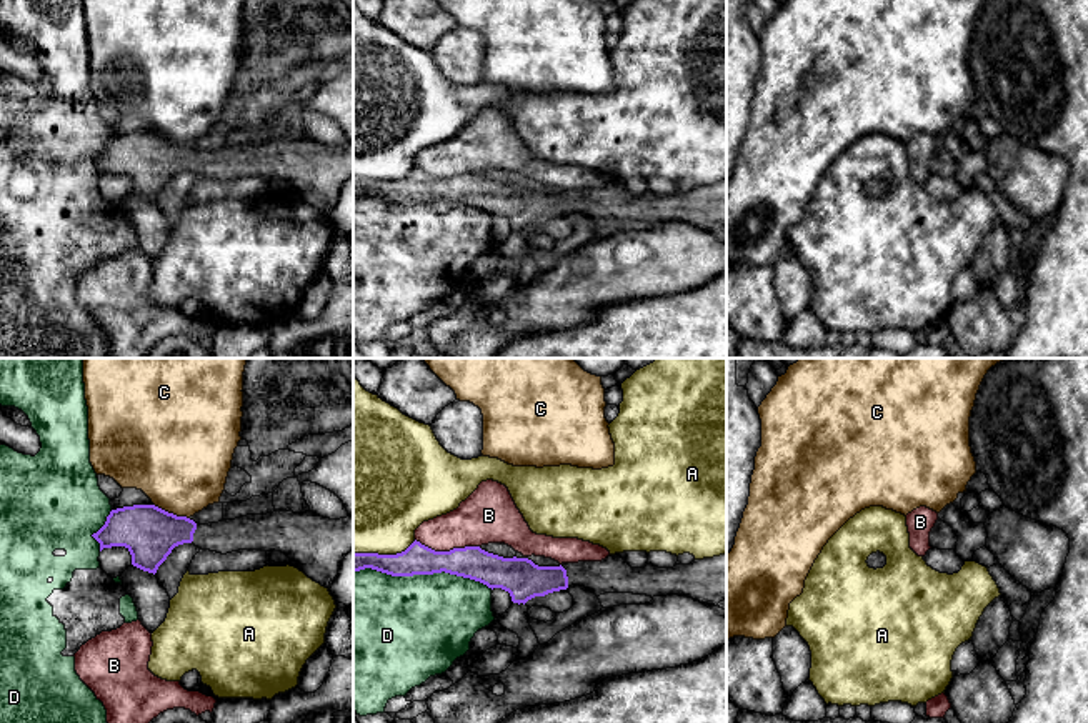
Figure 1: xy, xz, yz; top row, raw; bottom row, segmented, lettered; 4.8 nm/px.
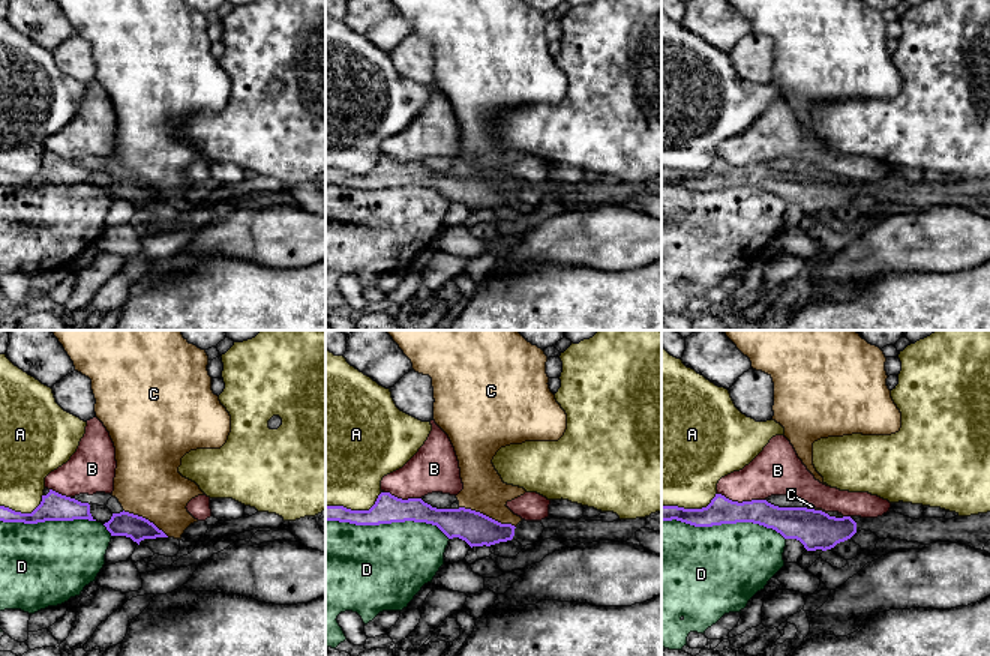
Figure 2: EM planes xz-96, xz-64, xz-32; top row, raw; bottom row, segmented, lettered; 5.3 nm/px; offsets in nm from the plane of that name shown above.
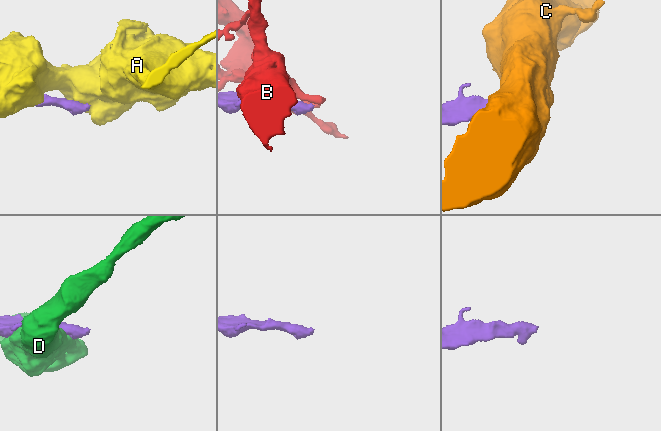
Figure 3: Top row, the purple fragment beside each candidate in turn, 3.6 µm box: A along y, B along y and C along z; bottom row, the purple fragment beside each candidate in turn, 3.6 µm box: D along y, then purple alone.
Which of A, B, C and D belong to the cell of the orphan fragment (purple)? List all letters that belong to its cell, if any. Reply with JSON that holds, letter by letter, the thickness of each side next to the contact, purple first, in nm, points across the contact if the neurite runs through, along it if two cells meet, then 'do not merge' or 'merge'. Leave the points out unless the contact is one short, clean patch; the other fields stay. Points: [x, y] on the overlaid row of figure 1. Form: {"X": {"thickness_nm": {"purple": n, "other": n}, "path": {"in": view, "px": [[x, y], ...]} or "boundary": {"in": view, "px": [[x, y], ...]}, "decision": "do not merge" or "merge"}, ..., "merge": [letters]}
{"A": {"thickness_nm": {"purple": 150, "other": 460}, "decision": "do not merge"}, "B": {"thickness_nm": {"purple": 160, "other": 260}, "boundary": {"in": "xz", "px": [[415, 538], [435, 550], [479, 547]]}, "decision": "do not merge"}, "C": {"thickness_nm": {"purple": 260, "other": 460}, "boundary": {"in": "xy", "px": [[154, 503], [189, 518]]}, "decision": "do not merge"}, "D": {"thickness_nm": {"purple": 160, "other": 480}, "decision": "do not merge"}, "merge": []}

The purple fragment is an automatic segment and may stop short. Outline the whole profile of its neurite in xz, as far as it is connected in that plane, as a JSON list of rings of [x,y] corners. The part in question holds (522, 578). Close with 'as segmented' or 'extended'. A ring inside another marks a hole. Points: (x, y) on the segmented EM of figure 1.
[[[413,541],[397,555],[353,553],[353,573],[372,568],[392,576],[450,573],[470,578],[488,588],[510,593],[513,603],[535,596],[585,586],[596,596],[605,593],[633,593],[646,596],[681,595],[705,605],[718,606],[726,598],[726,555],[695,560],[673,568],[631,568],[621,556],[608,555],[601,561],[561,563],[538,566],[528,558],[503,558],[480,546],[435,551]]] | extended

